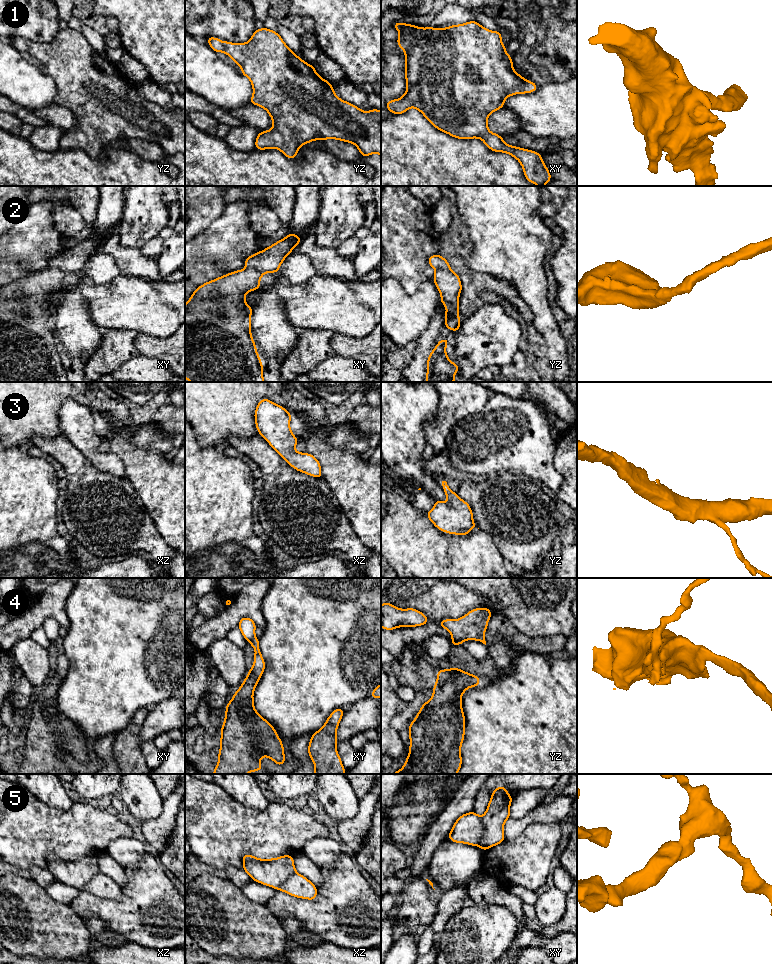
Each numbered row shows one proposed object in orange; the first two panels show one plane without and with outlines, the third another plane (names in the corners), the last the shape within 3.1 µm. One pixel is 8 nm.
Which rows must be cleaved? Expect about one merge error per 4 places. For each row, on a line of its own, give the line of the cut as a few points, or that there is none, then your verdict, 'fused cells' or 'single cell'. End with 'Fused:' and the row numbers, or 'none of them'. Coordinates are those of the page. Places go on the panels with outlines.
1: cut none; single cell
2: cut none; single cell
3: cut none; single cell
4: cut xy (255, 637), (249, 642); fused cells
5: cut xy (482, 817), (483, 835), (478, 845); fused cells
Fused: 4, 5

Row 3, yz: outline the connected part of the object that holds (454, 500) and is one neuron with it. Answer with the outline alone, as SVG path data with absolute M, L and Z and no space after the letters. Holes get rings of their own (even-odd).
M446 478L441 479L440 483L449 503L435 500L432 510L425 514L439 530L466 536L470 530L477 528L471 507L448 487Z

